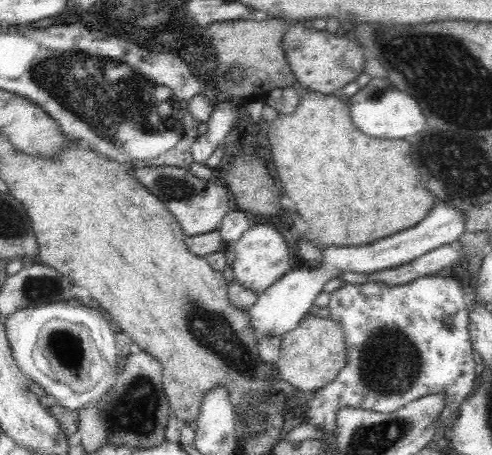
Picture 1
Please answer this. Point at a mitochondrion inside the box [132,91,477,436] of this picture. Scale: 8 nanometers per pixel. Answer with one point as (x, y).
(389, 362)

